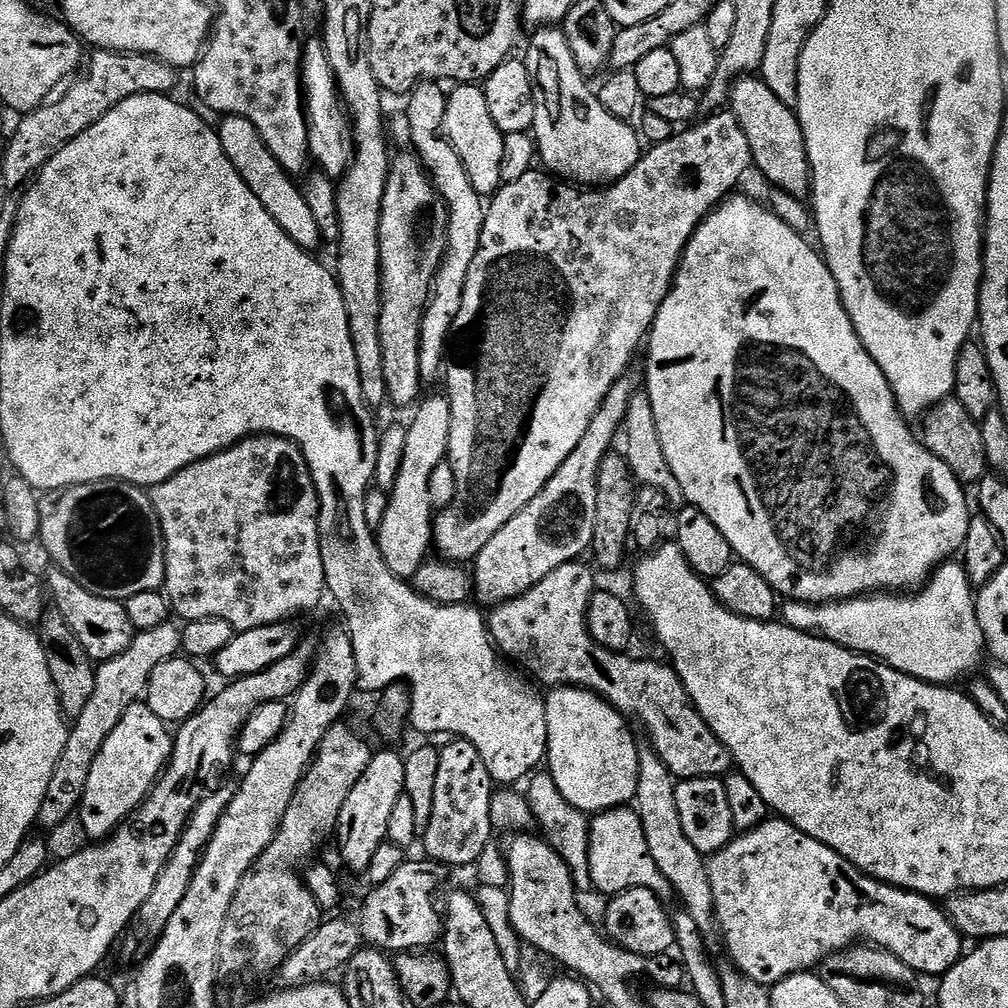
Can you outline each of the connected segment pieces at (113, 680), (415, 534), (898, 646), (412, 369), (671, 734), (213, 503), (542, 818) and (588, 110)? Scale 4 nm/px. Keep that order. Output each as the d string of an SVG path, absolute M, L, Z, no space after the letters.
M169 622L154 626L152 630L136 632L130 646L122 650L122 654L103 661L97 667L94 694L90 694L90 702L86 702L82 714L71 721L62 758L58 758L58 766L54 766L54 775L50 778L42 810L38 810L39 827L56 828L66 823L71 816L73 819L82 802L82 794L86 794L90 766L94 766L94 758L98 758L98 750L102 750L102 742L110 738L110 730L118 726L122 714L126 714L126 710L130 710L130 706L145 695L150 674L154 674L154 666L162 666L162 662L181 655L182 632L174 624Z
M447 395L426 396L415 405L416 417L413 418L412 424L407 425L402 466L398 466L398 478L387 493L388 505L386 514L382 514L382 526L374 532L376 544L386 566L390 566L392 573L401 580L407 581L411 581L412 575L429 559L430 549L433 547L434 509L430 502L430 474L434 474L434 469L445 463L452 425L452 404Z
M945 562L932 573L927 584L915 594L865 594L830 604L818 604L807 609L808 620L819 635L851 652L870 656L889 664L907 676L925 680L928 684L951 685L975 673L980 659L985 659L984 635L978 626L974 589L963 563Z
M408 152L392 157L380 214L382 374L387 399L400 408L415 405L421 395L420 327L448 241L448 207L432 185L419 156Z
M584 562L563 564L558 566L558 570L546 574L542 582L538 582L518 598L495 605L491 609L492 616L490 612L486 620L493 645L509 661L517 660L533 681L541 680L542 683L548 684L549 689L585 688L595 696L602 697L621 716L631 718L633 721L641 720L645 730L648 731L647 743L652 751L658 754L658 758L662 758L662 762L672 771L677 781L710 780L727 776L734 768L732 756L726 750L724 743L716 737L714 730L706 726L706 722L688 699L688 691L682 686L676 669L667 663L659 664L656 660L635 660L634 657L628 656L629 654L617 654L606 650L598 646L598 642L594 642L594 638L588 633L586 610L590 606L593 592L598 588L595 578L592 577L593 569L589 568Z
M248 436L245 440L239 440L237 444L224 448L220 452L215 452L212 456L202 458L198 462L194 462L190 466L186 466L182 470L178 470L178 474L174 474L170 478L166 478L166 482L155 485L150 492L152 505L156 511L156 517L160 523L160 529L164 535L164 557L166 558L166 574L164 575L163 591L168 597L168 602L173 613L176 612L181 616L181 621L191 622L201 620L202 618L222 618L222 622L230 622L230 626L235 628L237 632L245 632L246 630L254 630L258 626L270 626L287 621L289 618L296 618L299 612L308 612L311 608L316 608L320 604L320 599L325 599L326 585L324 582L324 571L322 570L322 550L320 549L320 499L316 493L316 487L312 481L310 470L304 461L304 455L300 452L300 447L292 443L291 440L282 438L281 436Z
M538 772L529 777L524 797L530 806L532 819L540 828L541 837L547 841L551 848L558 854L568 869L571 870L572 880L575 882L576 889L579 893L590 892L592 887L591 874L589 870L589 836L590 820L587 813L578 810L577 807L571 806L554 785L554 780L547 772Z
M545 26L532 35L524 61L534 90L532 134L541 163L559 179L580 186L600 188L620 180L640 160L639 133L606 111L599 95L584 82L585 73L574 61L561 29Z

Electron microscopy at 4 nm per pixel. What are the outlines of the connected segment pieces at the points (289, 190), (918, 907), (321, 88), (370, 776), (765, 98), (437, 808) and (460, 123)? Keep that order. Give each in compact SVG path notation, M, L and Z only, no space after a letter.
M224 116L221 121L220 133L218 132L221 153L234 166L234 170L242 174L242 182L246 182L250 190L254 190L254 198L258 198L258 202L266 206L270 218L274 218L274 222L278 222L278 226L286 230L286 234L298 247L316 250L316 247L321 246L322 239L303 191L288 181L291 180L289 173L280 167L274 154L270 154L266 142L262 142L257 134L254 122L246 122L246 118L241 116Z
M769 818L757 828L733 835L732 841L722 850L711 853L707 857L706 863L710 890L714 896L714 910L716 911L714 920L718 925L718 932L720 928L721 934L724 935L724 944L728 947L728 954L733 960L731 960L731 963L736 971L742 973L743 976L749 976L759 984L771 986L779 980L785 980L786 977L793 976L796 972L812 972L824 961L825 956L840 952L844 948L853 947L857 941L867 942L877 948L886 949L902 962L906 962L906 966L913 968L921 977L933 976L933 978L939 978L945 976L960 961L960 957L966 951L965 937L961 936L959 930L953 926L947 911L941 905L940 908L936 905L939 903L935 899L920 896L917 892L907 892L904 888L895 888L892 884L884 884L872 876L864 875L849 860L842 858L842 854L838 854L834 850L830 850L830 846L810 838L810 834L802 834L802 830L798 830L790 821L783 818Z
M309 39L302 48L300 62L300 83L304 115L308 122L308 155L317 162L319 171L333 182L339 181L352 161L352 121L348 119L348 109L340 98L340 88L334 78L334 70L330 70L328 55L324 49L323 39Z
M377 751L342 806L334 836L340 839L340 856L352 872L367 873L378 846L382 846L388 839L390 814L394 811L394 802L398 802L398 798L405 795L404 759L401 753Z
M759 75L743 77L736 81L730 93L730 110L738 118L750 142L750 154L755 171L761 172L772 188L780 188L786 194L804 198L812 186L812 171L806 154L806 142L800 119L793 105L782 102Z
M456 738L439 749L438 774L435 775L433 813L430 814L429 828L422 835L422 844L427 859L445 866L460 868L463 864L475 865L482 853L493 843L492 832L492 797L494 781L490 770L486 770L486 762L482 762L482 754L470 746L470 742Z
M461 84L447 93L446 118L444 119L444 137L450 142L454 154L462 160L470 186L482 198L495 196L502 183L502 154L504 153L504 133L494 126L490 118L490 109L486 106L486 94L483 87L476 84Z

